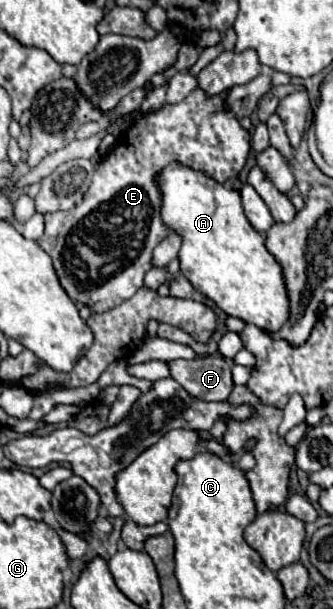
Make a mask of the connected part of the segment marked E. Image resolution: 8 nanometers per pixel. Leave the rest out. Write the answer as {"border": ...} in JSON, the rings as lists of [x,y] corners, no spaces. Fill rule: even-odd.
{"border":[[[197,88],[179,104],[165,104],[155,112],[143,114],[123,138],[115,142],[115,148],[107,152],[101,168],[93,176],[91,188],[69,212],[69,218],[57,218],[57,212],[45,214],[45,234],[37,242],[51,256],[57,278],[73,302],[81,302],[93,312],[107,312],[143,286],[143,276],[151,268],[151,254],[169,234],[169,228],[161,222],[161,194],[153,180],[163,166],[181,162],[193,170],[205,170],[221,184],[233,180],[241,172],[249,156],[249,132],[241,128],[231,110],[223,108],[223,102],[225,92],[209,98]]]}

